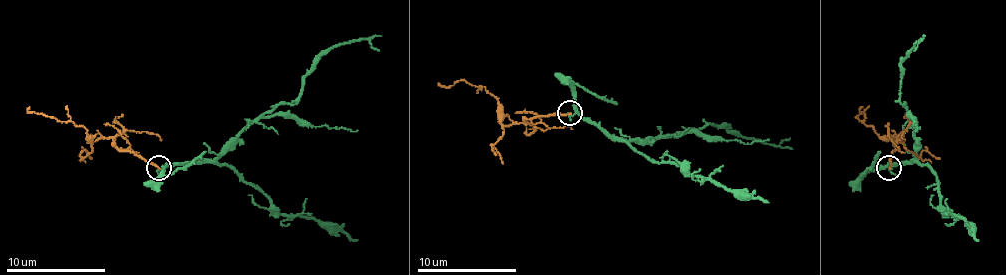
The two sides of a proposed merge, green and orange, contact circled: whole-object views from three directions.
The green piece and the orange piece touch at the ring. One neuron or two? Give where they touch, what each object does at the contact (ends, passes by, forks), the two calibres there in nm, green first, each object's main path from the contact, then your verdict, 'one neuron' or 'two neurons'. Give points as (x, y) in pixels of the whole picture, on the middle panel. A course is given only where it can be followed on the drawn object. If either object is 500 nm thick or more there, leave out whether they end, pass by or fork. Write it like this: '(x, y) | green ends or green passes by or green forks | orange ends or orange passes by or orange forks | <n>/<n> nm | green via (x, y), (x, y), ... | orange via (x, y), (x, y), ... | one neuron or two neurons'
(570, 113) | green passes by | orange ends | 130/160 nm | green via (570, 114), (588, 117), (625, 139), (657, 139), (707, 124), (729, 124), (744, 137), (777, 147), (789, 137) | orange via (570, 112), (513, 122), (483, 87), (458, 80), (443, 87), (438, 82) | two neurons

